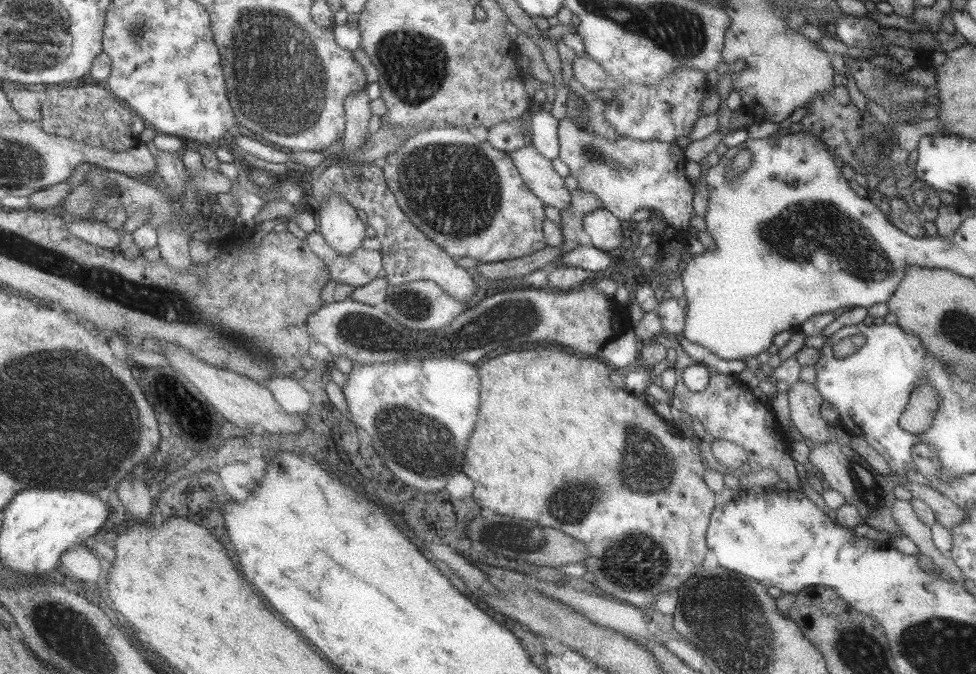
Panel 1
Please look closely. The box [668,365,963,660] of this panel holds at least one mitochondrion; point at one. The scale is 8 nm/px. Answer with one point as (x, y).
(867, 490)

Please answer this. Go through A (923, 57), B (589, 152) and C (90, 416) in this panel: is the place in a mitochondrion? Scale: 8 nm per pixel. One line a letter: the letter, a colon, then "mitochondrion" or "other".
A: other
B: mitochondrion
C: mitochondrion

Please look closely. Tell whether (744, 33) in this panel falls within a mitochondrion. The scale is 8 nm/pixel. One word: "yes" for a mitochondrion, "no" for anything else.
no

